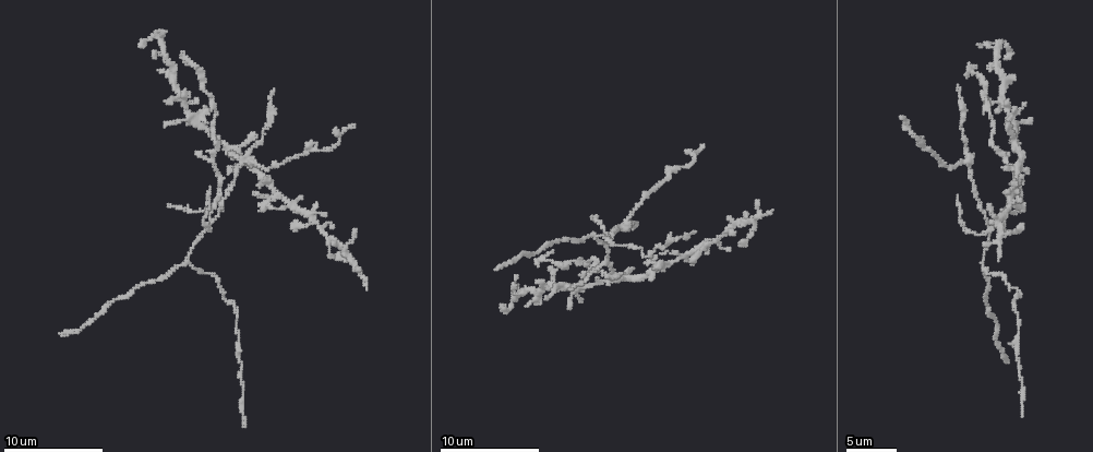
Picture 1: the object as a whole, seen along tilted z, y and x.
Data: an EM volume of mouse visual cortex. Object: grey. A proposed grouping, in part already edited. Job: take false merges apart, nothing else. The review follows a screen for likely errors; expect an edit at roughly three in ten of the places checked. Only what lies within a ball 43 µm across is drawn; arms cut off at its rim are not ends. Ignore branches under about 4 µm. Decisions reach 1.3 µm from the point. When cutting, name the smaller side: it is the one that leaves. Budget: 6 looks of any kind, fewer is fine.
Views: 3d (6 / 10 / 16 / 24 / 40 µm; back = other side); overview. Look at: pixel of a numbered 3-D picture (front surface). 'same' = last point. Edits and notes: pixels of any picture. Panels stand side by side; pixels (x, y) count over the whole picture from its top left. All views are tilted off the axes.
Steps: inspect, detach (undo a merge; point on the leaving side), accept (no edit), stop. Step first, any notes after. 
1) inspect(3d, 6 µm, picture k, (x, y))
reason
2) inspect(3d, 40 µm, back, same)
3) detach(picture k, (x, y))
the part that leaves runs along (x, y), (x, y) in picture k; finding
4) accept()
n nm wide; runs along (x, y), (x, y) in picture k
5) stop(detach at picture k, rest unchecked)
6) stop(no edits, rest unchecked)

inspect(3d, 10 µm, picture 1, (983, 270))

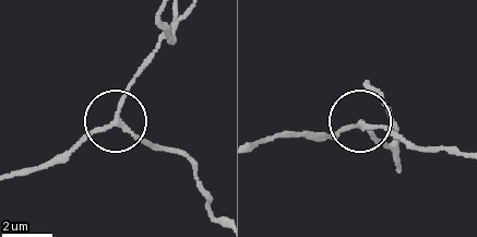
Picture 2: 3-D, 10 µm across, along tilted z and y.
detach(picture 2, (144, 141))
160 nm wide; the part that leaves runs along (121, 123), (186, 156), (214, 213) in picture 2; a second neuron is stuck on

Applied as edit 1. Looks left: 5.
inspect(overview)

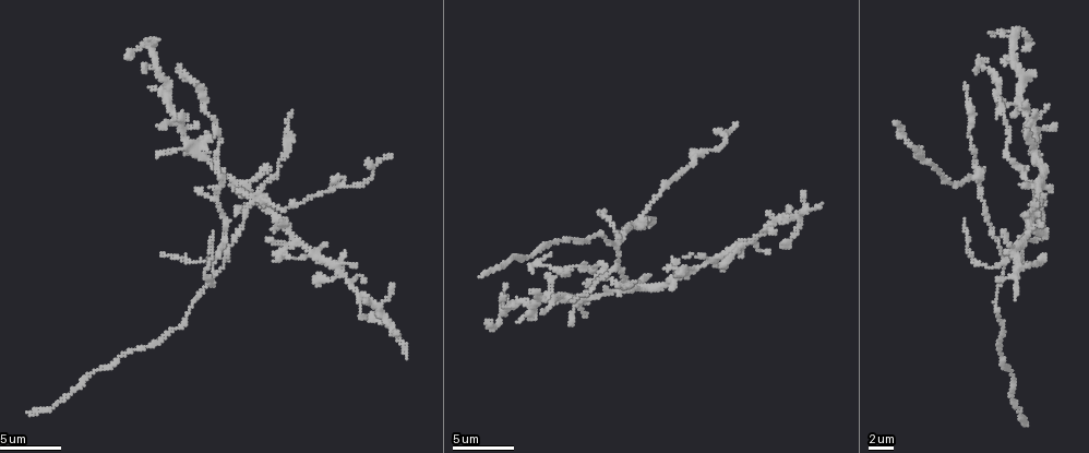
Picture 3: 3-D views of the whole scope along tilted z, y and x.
inspect(3d, 16 µm, picture 3, (1022, 243))
sudden change in width

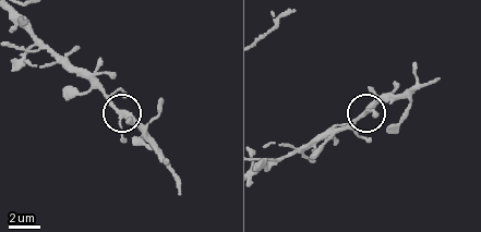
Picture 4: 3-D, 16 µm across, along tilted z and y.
inspect(3d, 6 µm, picture 4, (120, 111))
closer look

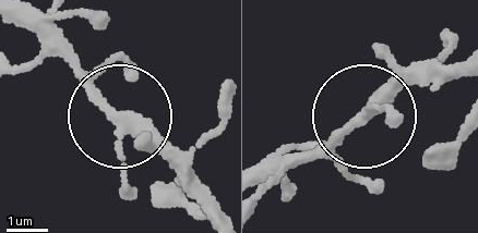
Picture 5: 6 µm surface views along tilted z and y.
accept()
runs along (18, 20), (208, 191) in picture 5; continuous, no second neuron

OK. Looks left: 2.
inspect(3d, 6 µm, picture 3, (308, 248))
sudden change in width

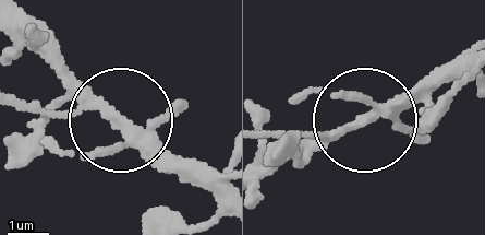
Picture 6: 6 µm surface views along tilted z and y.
accept()
4 arms; all the same neuron

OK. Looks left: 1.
stop(detach at picture 2, rest unchecked)

